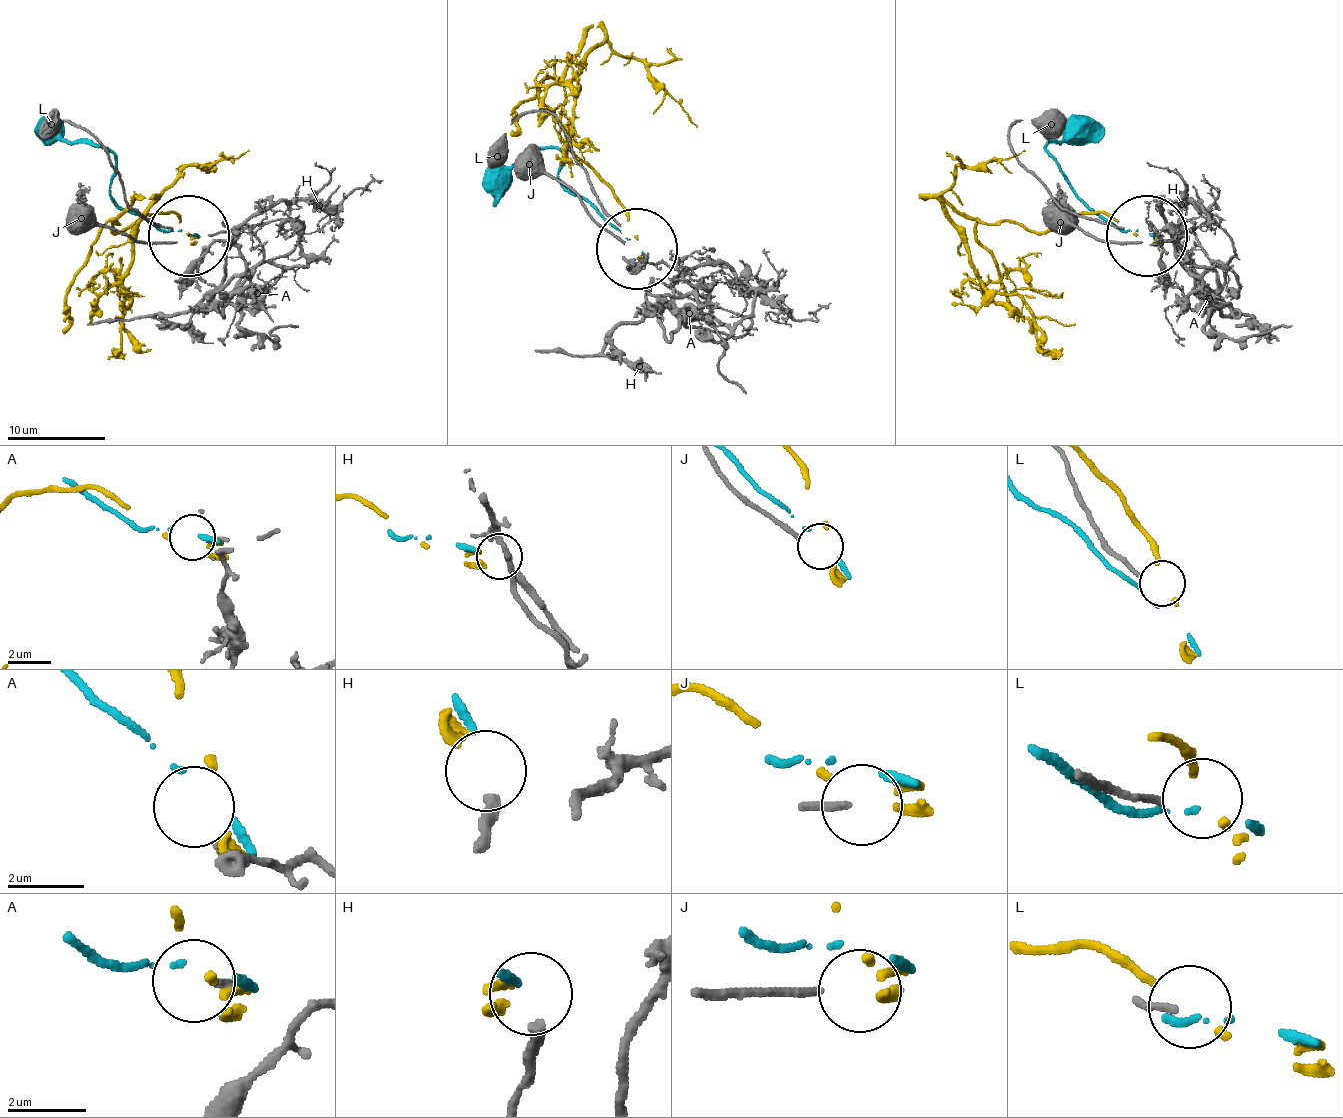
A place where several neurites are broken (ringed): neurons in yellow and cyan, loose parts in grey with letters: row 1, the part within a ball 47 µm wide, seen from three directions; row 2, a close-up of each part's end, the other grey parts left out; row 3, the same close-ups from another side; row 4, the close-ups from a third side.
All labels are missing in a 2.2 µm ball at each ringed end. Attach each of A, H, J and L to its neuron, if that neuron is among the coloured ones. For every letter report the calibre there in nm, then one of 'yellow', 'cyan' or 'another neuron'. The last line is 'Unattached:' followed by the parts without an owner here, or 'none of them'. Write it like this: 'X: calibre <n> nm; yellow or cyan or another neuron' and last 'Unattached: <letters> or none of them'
A: calibre 170 nm; another neuron
H: calibre 360 nm; cyan
J: calibre 220 nm; yellow
L: calibre 170 nm; another neuron
Unattached: A, L

